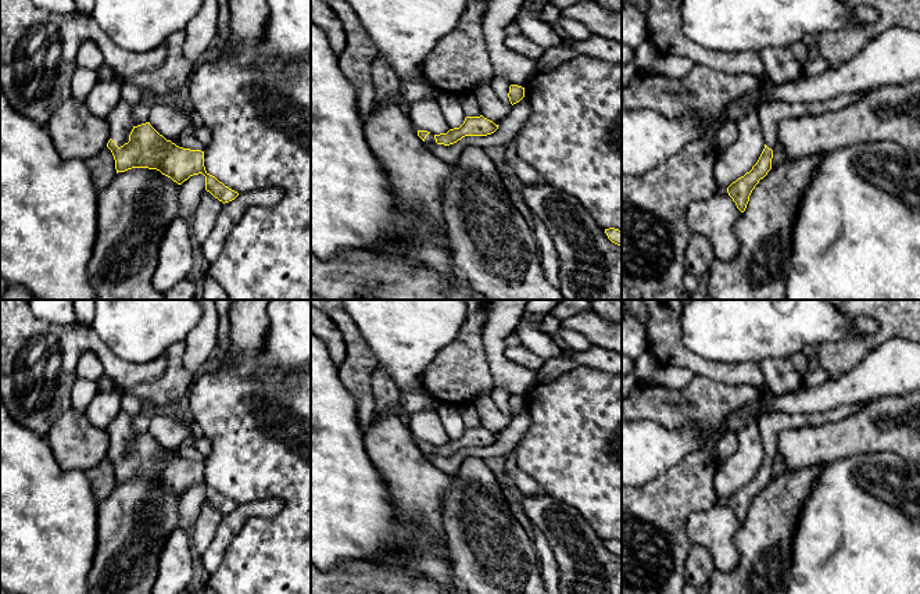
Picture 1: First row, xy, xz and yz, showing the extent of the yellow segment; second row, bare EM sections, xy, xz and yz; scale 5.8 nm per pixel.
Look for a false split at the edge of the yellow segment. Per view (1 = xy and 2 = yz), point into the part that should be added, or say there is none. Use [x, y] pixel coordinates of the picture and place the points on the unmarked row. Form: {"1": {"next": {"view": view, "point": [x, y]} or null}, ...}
{"1": {"next": {"view": "xy", "point": [120, 430]}}, "2": {"next": {"view": "yz", "point": [770, 425]}}}

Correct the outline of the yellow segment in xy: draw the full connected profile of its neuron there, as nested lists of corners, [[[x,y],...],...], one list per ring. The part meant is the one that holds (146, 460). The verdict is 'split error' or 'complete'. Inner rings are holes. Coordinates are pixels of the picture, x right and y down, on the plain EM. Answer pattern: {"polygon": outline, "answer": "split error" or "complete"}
{"polygon": [[[121,411],[105,429],[110,437],[107,458],[114,466],[117,484],[132,479],[157,480],[178,495],[203,484],[205,501],[223,515],[239,507],[205,482],[204,462],[176,457],[160,446],[150,433],[135,437],[132,421],[130,415]]], "answer": "split error"}

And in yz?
{"polygon": [[[863,402],[855,405],[841,405],[823,414],[810,415],[791,415],[787,412],[772,412],[762,415],[756,423],[760,430],[765,459],[752,480],[727,498],[727,504],[735,514],[737,519],[741,523],[745,522],[752,501],[772,480],[773,459],[778,452],[777,440],[783,430],[810,425],[819,426],[827,422],[841,421],[858,412],[862,405]]], "answer": "split error"}

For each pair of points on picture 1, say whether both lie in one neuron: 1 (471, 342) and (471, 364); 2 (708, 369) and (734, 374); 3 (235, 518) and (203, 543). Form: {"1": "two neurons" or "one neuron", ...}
{"1": "one neuron", "2": "one neuron", "3": "two neurons"}

